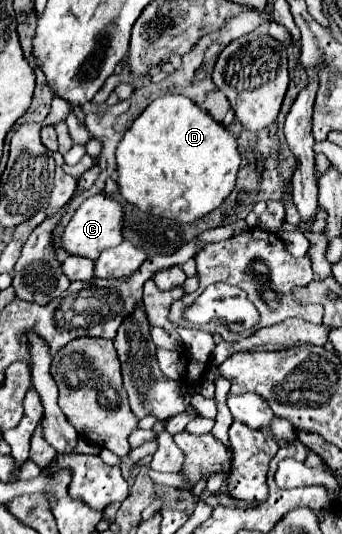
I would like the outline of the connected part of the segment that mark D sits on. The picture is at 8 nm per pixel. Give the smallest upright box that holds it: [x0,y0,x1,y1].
[117,95,239,223]

